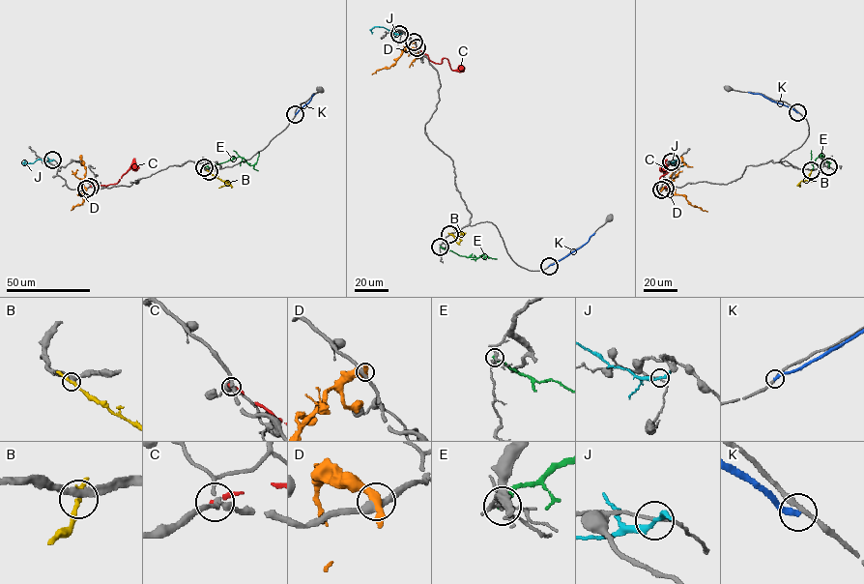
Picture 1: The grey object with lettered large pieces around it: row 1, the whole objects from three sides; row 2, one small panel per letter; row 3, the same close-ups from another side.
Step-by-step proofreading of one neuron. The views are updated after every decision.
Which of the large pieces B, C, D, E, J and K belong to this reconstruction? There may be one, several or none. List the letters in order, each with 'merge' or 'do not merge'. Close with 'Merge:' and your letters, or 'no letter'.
B: do not merge
C: do not merge
D: do not merge
E: do not merge
J: do not merge
K: do not merge
Merge: no letter

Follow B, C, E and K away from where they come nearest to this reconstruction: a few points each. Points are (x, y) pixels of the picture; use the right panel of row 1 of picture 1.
B: (811, 170), (809, 177), (796, 185)
C: (665, 188), (669, 185), (659, 178), (668, 170), (660, 169)
E: (828, 166), (829, 162), (820, 155), (811, 163), (811, 150)
K: (797, 112), (759, 94), (748, 92)

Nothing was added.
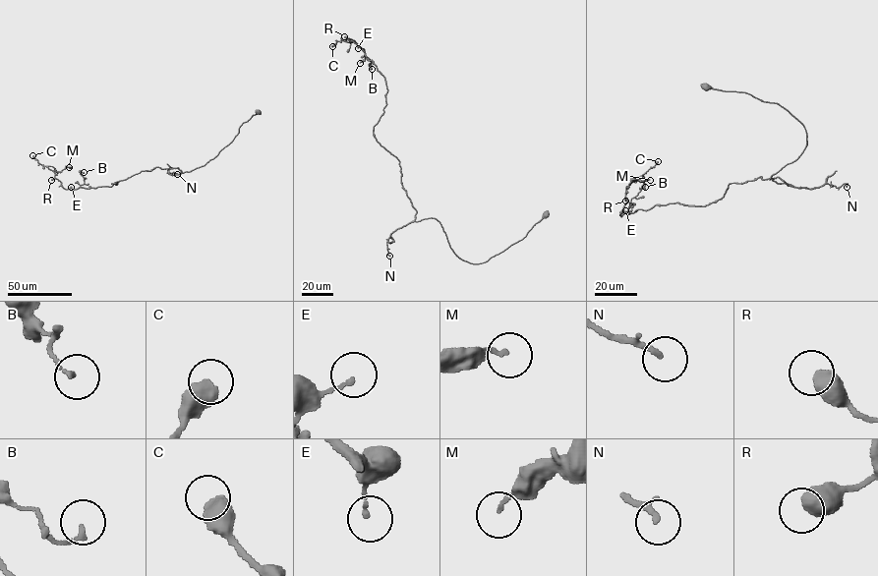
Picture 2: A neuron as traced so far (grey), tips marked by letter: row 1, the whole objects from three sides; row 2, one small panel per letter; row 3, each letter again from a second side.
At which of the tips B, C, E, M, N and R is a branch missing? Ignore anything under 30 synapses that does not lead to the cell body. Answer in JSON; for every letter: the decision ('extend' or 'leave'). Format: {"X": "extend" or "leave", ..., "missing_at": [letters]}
{"B": "leave", "C": "leave", "E": "leave", "M": "leave", "N": "leave", "R": "leave", "missing_at": []}

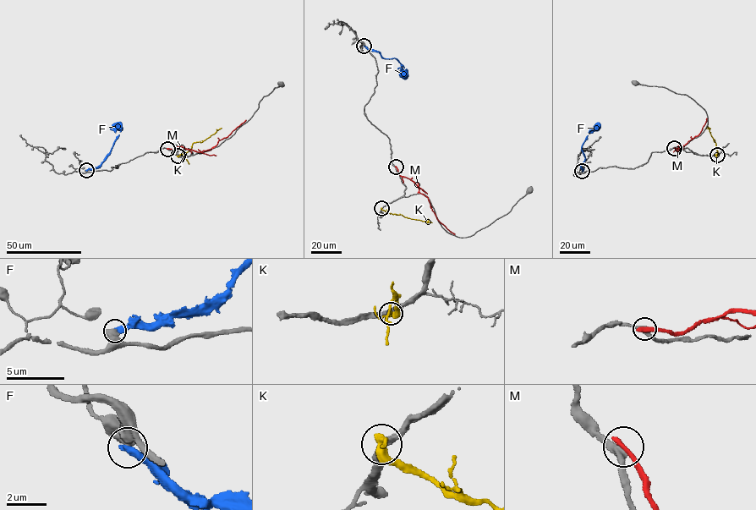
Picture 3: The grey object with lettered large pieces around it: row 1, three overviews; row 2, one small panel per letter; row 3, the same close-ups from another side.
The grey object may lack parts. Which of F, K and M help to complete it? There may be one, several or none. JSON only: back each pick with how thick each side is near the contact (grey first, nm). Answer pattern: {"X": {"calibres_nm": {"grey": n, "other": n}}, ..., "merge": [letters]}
{"merge": []}

